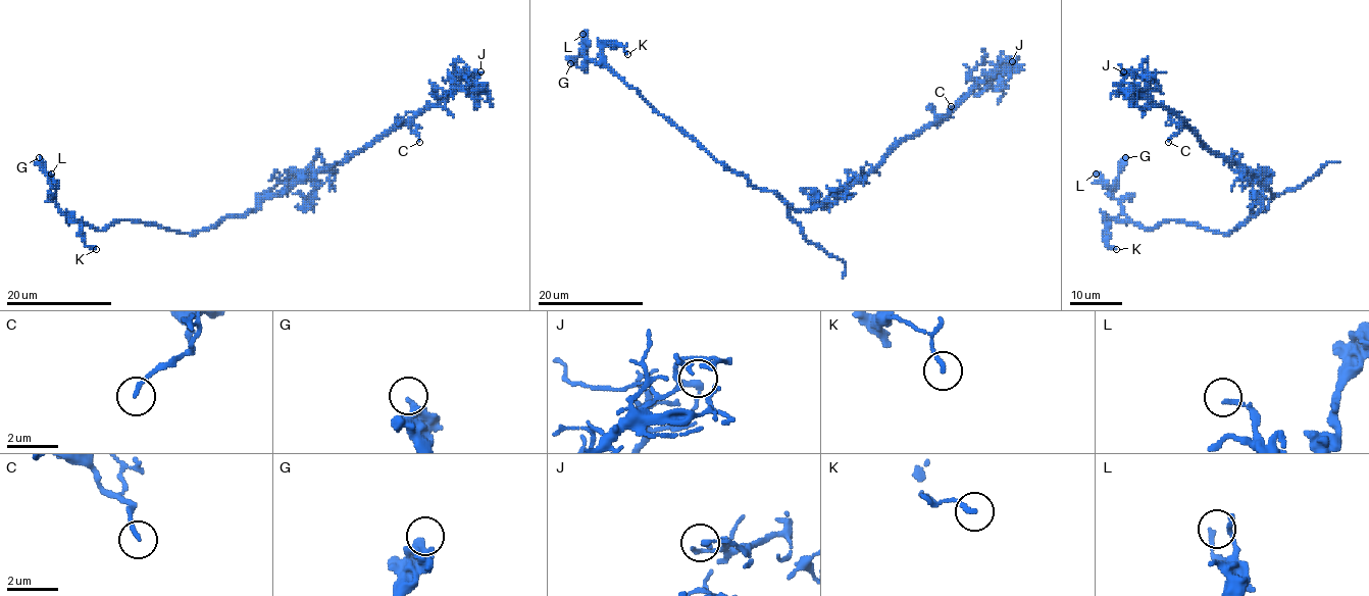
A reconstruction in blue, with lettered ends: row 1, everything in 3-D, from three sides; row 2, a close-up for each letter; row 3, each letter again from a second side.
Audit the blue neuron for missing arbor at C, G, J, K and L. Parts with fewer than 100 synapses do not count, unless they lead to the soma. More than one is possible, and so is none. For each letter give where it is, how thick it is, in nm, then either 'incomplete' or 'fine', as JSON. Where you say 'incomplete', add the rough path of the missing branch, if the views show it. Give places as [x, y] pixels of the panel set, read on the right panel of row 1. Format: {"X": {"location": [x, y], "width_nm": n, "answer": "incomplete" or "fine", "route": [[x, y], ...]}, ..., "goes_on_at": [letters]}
{"C": {"location": [1168, 142], "width_nm": 150, "answer": "fine"}, "G": {"location": [1125, 157], "width_nm": 360, "answer": "fine"}, "J": {"location": [1123, 71], "width_nm": 240, "answer": "fine"}, "K": {"location": [1116, 249], "width_nm": 150, "answer": "fine"}, "L": {"location": [1096, 174], "width_nm": 160, "answer": "fine"}, "goes_on_at": []}

